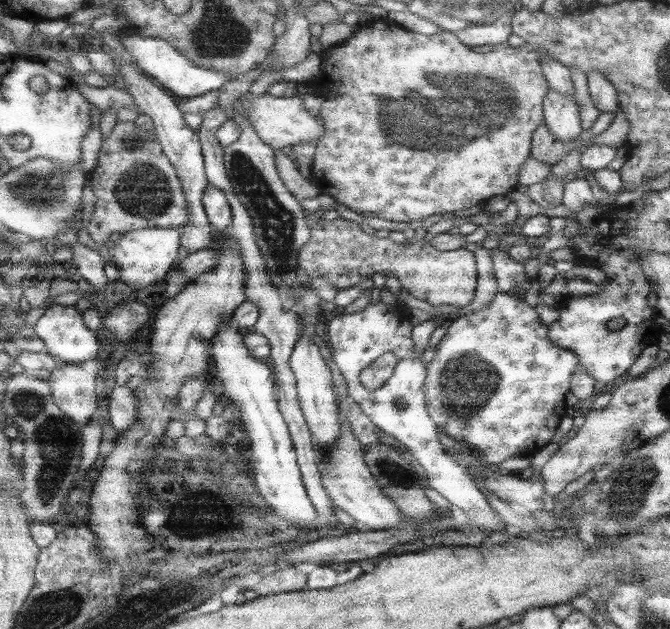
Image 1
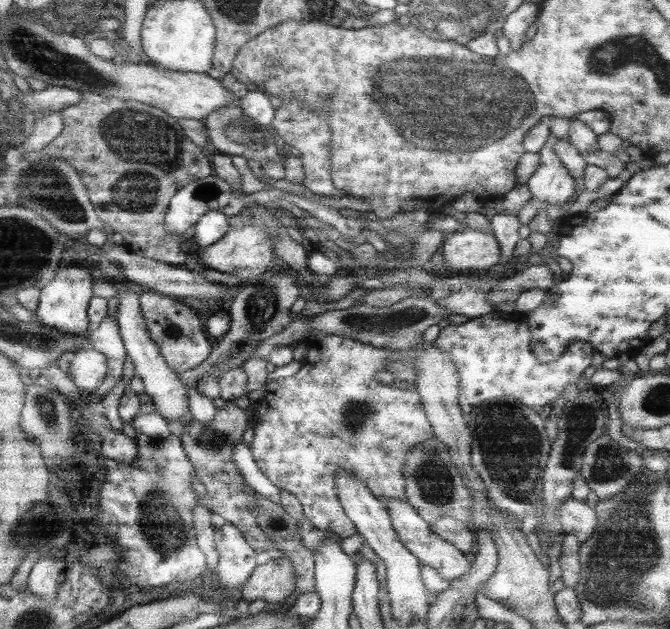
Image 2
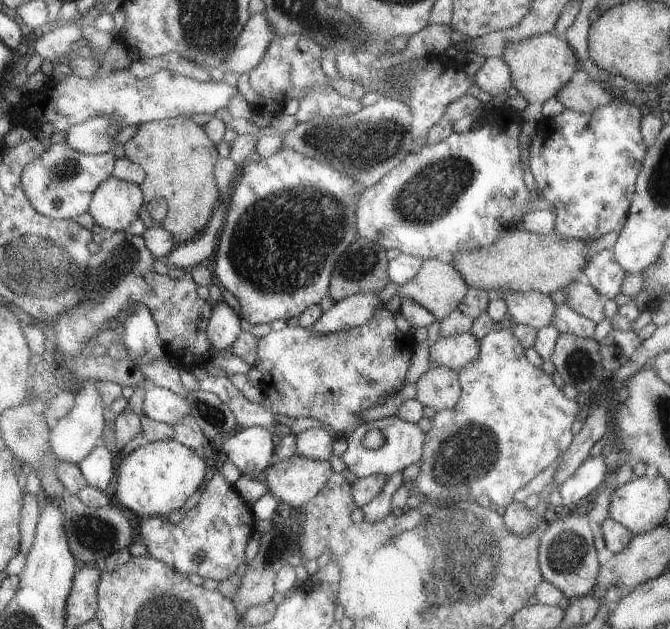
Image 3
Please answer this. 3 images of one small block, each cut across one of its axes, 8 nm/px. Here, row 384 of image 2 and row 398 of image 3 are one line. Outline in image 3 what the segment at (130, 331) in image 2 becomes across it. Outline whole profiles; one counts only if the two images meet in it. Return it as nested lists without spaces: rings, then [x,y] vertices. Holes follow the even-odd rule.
[[[149,386],[142,408],[147,417],[172,426],[182,423],[191,414],[188,400],[166,387]]]

